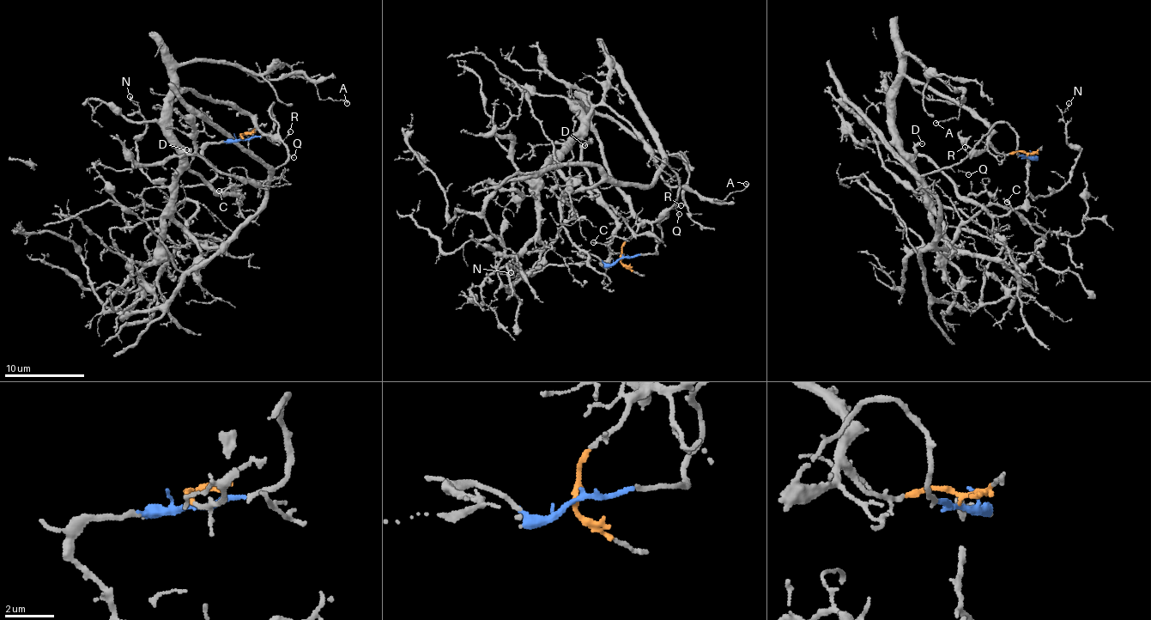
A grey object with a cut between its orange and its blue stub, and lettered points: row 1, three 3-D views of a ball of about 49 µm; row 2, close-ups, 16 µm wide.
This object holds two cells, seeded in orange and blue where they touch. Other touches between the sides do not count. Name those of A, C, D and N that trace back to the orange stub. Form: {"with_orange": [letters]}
{"with_orange": ["A", "C", "D"]}

